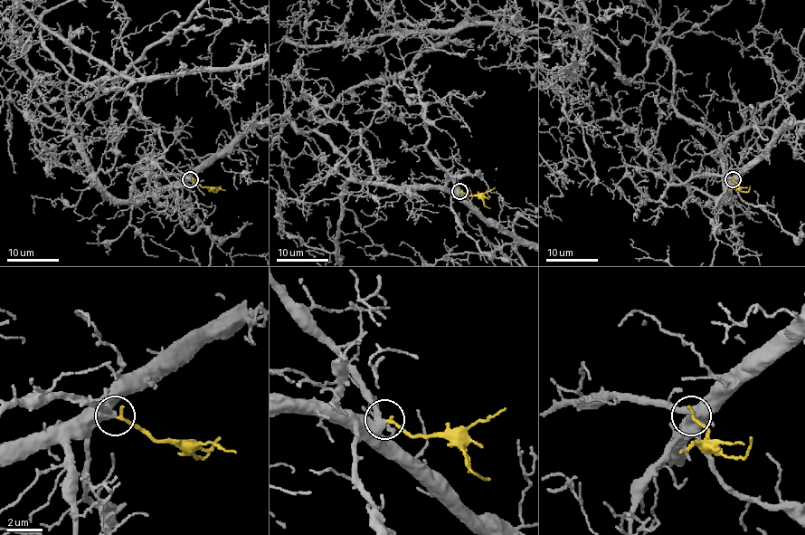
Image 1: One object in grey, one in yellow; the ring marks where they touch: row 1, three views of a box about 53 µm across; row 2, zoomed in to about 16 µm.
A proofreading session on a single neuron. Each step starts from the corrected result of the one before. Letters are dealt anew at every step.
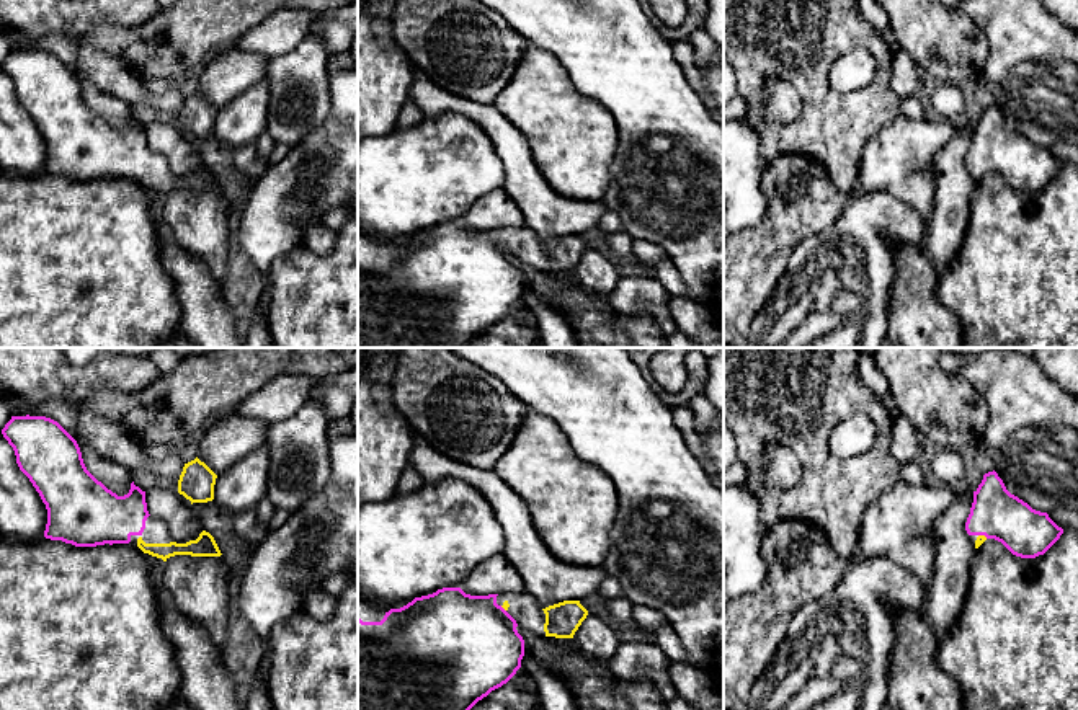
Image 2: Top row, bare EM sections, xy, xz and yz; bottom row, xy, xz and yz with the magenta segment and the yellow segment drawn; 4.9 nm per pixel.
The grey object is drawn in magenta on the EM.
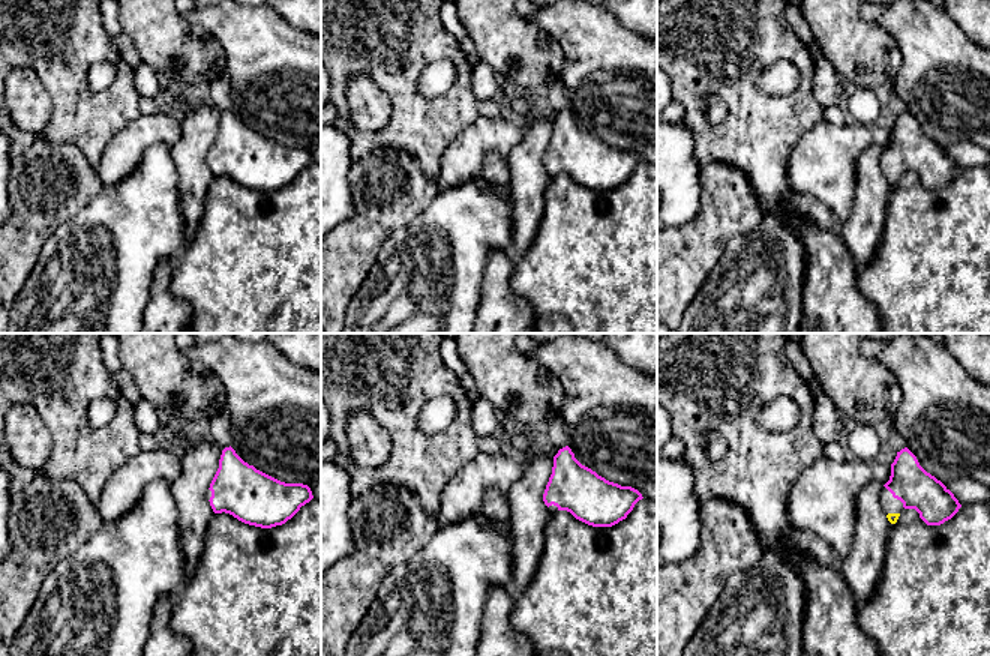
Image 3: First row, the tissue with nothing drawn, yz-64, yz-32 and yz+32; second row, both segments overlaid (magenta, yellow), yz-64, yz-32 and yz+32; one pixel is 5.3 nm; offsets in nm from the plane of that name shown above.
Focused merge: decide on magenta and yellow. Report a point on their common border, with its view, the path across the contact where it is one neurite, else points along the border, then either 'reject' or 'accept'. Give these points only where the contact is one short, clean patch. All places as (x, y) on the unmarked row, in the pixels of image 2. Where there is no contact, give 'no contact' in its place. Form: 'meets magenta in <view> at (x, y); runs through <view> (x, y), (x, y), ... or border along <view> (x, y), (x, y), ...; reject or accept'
meets magenta in yz at (984, 168); runs through yz (995, 147), (987, 155), (984, 168), (980, 173); accept

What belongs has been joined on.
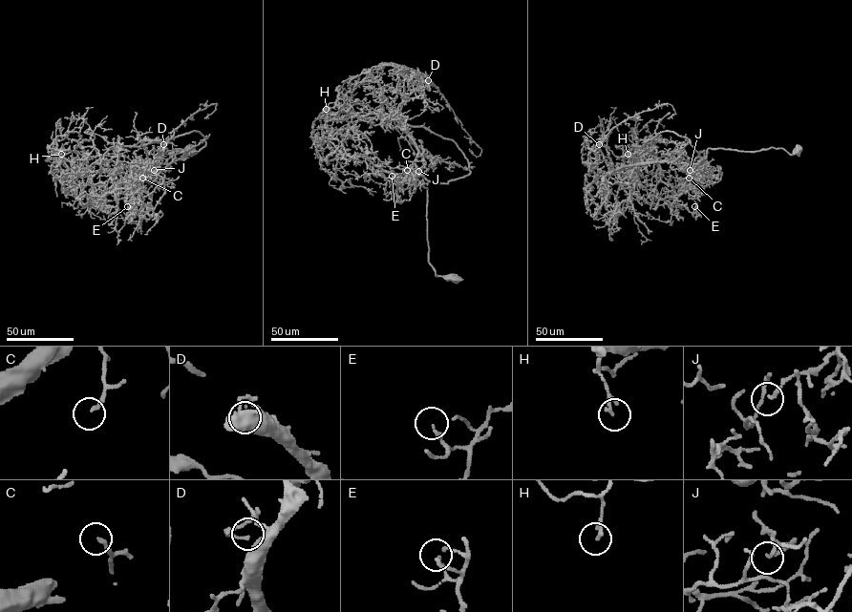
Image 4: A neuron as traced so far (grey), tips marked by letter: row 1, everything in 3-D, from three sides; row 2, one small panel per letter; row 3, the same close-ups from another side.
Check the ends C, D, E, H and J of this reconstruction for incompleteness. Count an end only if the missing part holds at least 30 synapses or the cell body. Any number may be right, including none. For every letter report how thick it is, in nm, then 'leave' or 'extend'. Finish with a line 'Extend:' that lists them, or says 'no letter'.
C: 170 nm | extend
D: 110 nm | leave
E: 130 nm | leave
H: 160 nm | leave
J: 90 nm | leave
Extend: C

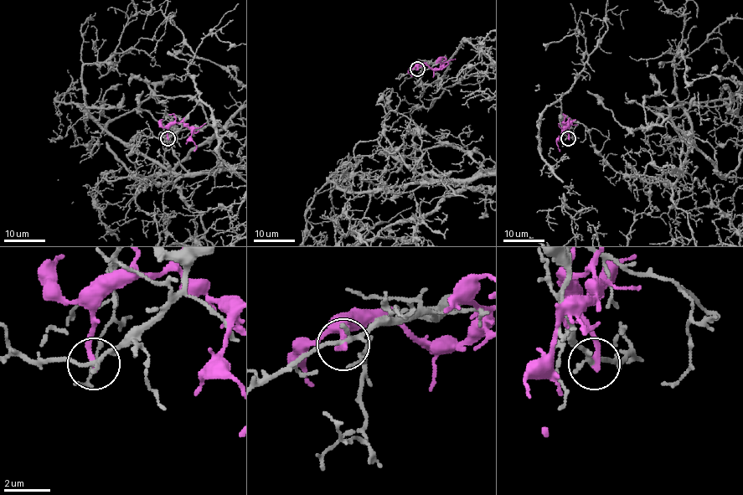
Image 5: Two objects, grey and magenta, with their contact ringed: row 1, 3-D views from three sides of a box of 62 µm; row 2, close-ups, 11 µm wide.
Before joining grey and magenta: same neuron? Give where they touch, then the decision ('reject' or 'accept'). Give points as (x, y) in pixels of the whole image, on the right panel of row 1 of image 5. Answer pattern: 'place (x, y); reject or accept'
place (568, 138); reject

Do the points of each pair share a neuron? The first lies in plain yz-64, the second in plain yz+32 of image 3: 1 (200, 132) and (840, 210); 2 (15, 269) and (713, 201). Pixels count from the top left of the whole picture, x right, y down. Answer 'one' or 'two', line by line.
1: two
2: one

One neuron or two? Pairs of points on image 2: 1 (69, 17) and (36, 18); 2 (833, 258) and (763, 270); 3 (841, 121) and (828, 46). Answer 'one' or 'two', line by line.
1: one
2: two
3: one

